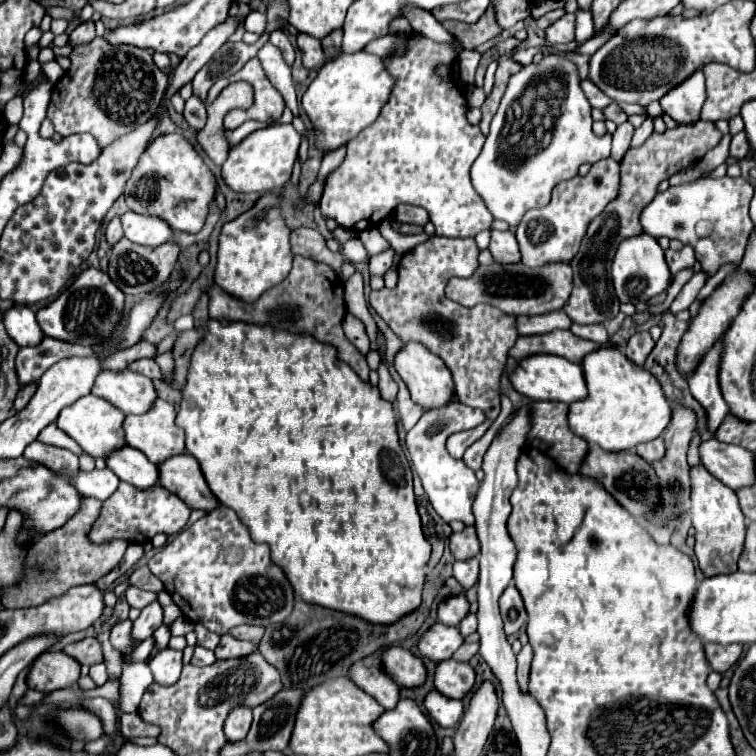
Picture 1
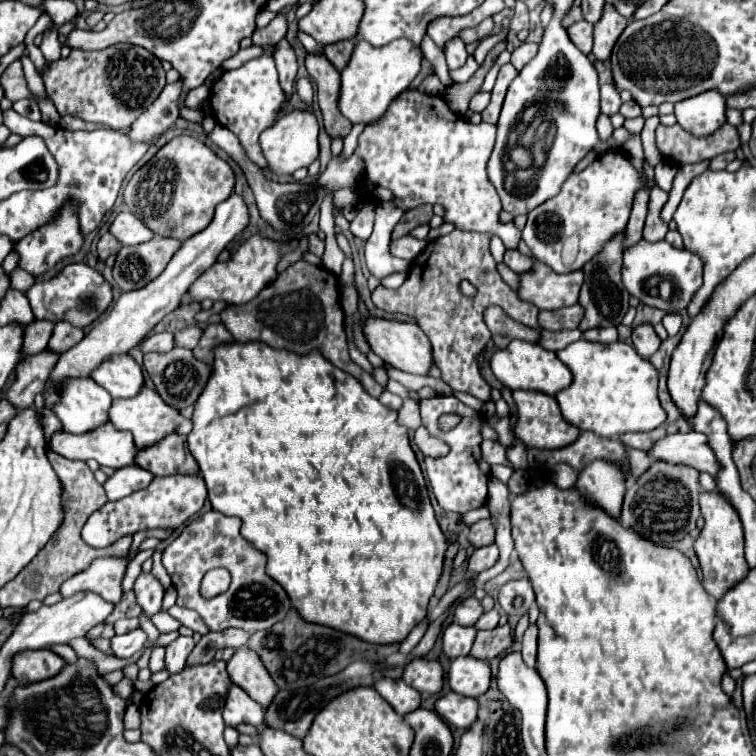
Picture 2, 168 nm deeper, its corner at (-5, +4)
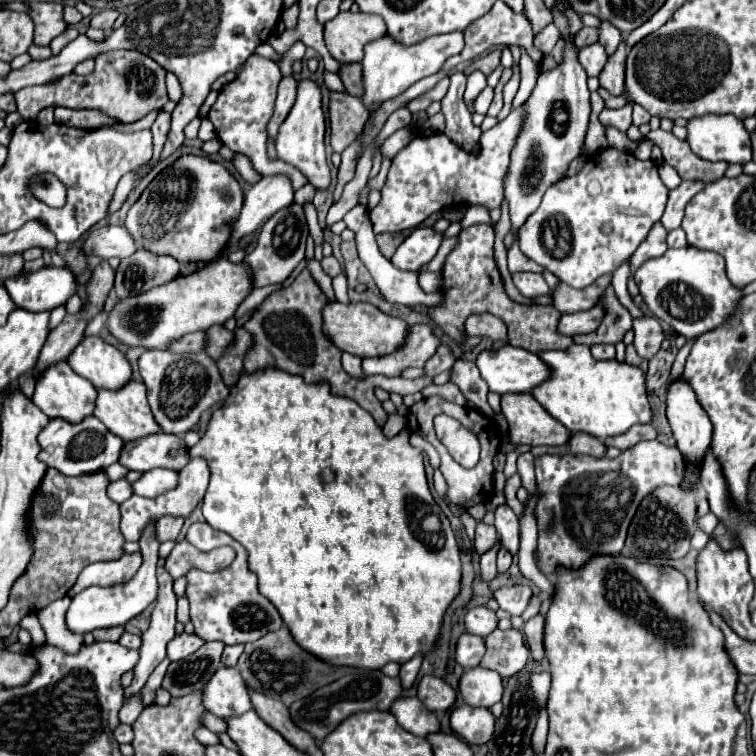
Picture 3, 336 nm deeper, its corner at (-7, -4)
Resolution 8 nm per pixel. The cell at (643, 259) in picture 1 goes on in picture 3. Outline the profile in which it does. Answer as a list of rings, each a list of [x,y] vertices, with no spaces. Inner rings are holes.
[[[691,246],[667,250],[663,256],[647,260],[635,272],[635,282],[649,310],[685,336],[685,340],[723,326],[739,310],[739,302],[745,296],[741,288],[735,288],[727,280],[723,256]]]

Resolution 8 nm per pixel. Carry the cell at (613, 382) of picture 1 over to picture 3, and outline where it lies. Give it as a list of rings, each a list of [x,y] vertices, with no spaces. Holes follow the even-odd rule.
[[[571,344],[567,350],[539,352],[539,358],[549,364],[551,376],[535,386],[533,398],[569,432],[587,432],[597,438],[607,438],[627,432],[633,424],[651,422],[651,408],[645,392],[645,374],[617,360],[595,360],[587,346]]]

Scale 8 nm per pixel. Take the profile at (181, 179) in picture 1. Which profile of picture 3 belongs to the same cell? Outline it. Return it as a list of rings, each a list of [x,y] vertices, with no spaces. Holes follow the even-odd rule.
[[[181,156],[165,168],[141,194],[125,218],[125,228],[143,250],[173,256],[181,264],[207,266],[223,256],[231,226],[243,208],[237,178],[219,162],[205,156]]]

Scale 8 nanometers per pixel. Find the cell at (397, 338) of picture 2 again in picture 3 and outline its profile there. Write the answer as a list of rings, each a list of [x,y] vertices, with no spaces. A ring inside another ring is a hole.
[[[333,300],[327,302],[323,308],[323,332],[327,332],[327,338],[343,352],[365,358],[365,356],[385,356],[395,348],[399,348],[407,338],[407,324],[401,318],[393,318],[367,302],[341,304]]]

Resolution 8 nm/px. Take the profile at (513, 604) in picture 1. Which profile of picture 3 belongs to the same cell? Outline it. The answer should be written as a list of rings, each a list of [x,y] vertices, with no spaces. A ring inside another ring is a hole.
[[[503,586],[495,590],[495,600],[499,602],[499,608],[509,612],[511,616],[521,616],[523,610],[529,604],[531,598],[531,588],[529,586]]]

